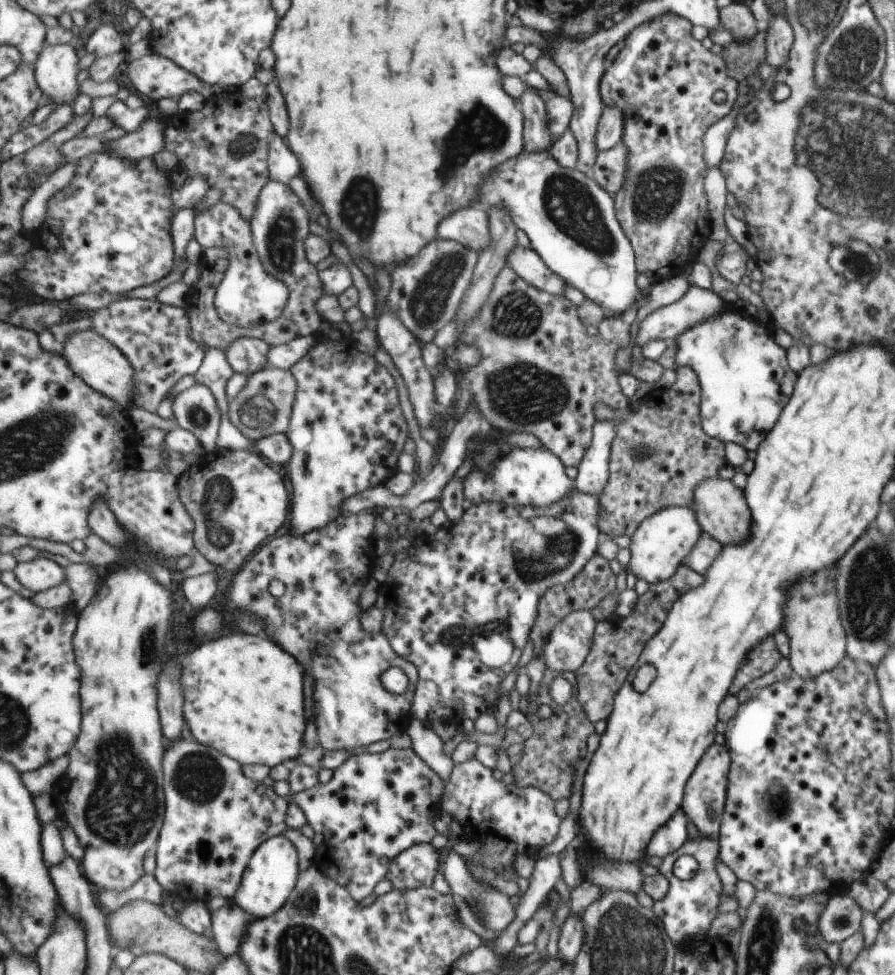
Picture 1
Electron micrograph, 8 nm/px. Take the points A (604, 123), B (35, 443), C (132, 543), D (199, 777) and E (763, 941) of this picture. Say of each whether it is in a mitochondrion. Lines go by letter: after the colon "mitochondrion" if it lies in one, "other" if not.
A: other
B: mitochondrion
C: other
D: mitochondrion
E: mitochondrion

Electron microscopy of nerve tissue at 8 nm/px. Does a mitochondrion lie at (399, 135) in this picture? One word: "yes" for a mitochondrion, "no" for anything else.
no

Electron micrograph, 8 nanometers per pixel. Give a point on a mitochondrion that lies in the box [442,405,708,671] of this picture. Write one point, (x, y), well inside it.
(542, 555)

